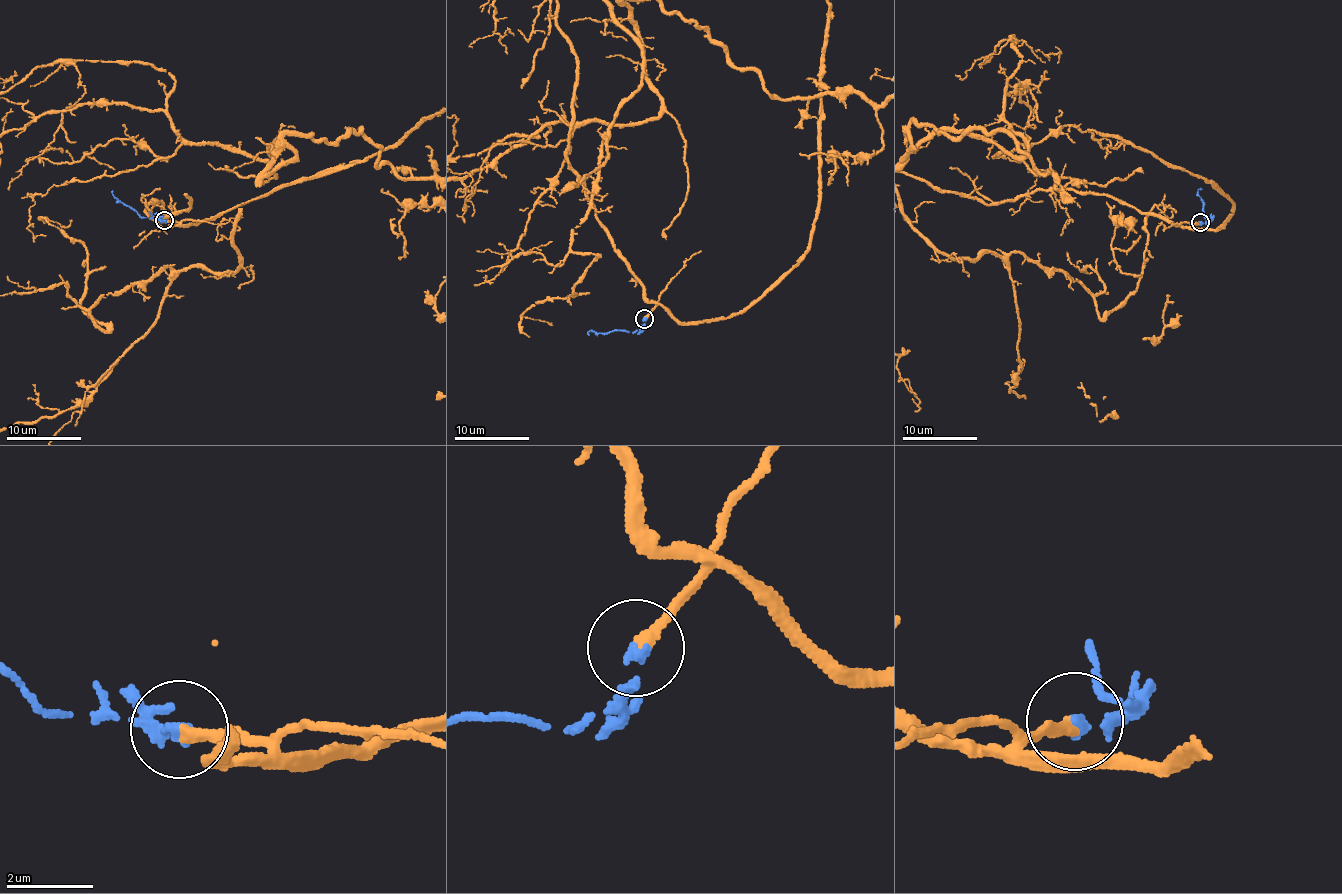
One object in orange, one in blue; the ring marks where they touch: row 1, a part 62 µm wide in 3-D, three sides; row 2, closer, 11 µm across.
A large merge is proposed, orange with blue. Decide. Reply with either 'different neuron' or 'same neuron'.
same neuron

